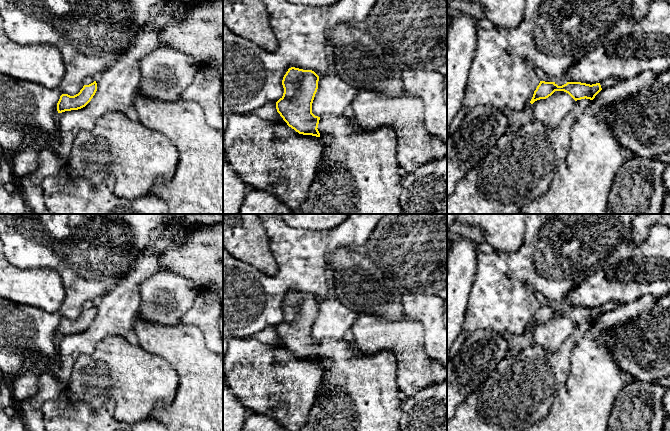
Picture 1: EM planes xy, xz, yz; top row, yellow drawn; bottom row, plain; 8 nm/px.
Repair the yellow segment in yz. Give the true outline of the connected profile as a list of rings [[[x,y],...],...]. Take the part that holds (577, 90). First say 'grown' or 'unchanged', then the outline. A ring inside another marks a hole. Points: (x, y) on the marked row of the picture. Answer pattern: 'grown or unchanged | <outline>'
grown | [[[608,78],[600,83],[592,85],[581,82],[567,82],[562,86],[558,86],[555,82],[540,81],[539,85],[534,91],[530,103],[533,104],[537,100],[546,99],[555,91],[564,91],[568,93],[575,101],[585,98],[593,100],[602,89],[611,87],[619,81],[620,80],[616,78]]]

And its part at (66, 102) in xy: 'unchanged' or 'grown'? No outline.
unchanged

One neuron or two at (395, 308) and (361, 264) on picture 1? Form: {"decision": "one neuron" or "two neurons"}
{"decision": "one neuron"}

